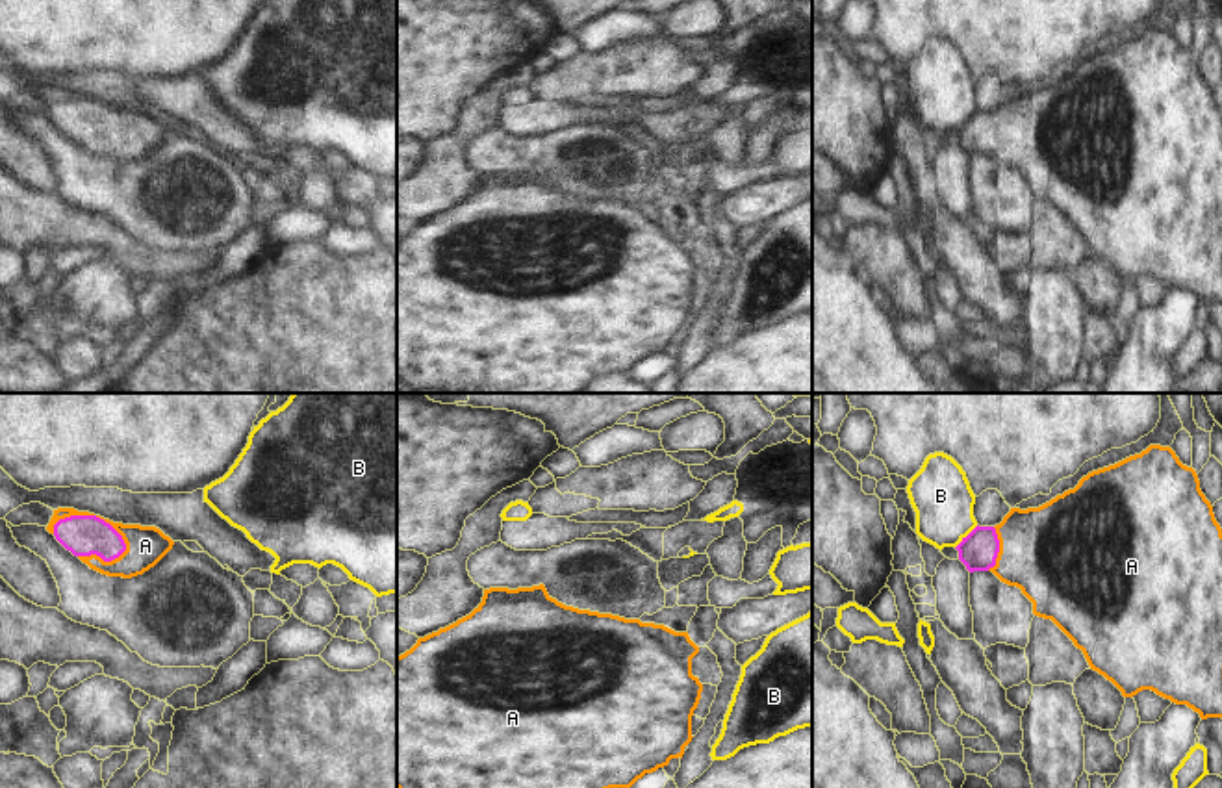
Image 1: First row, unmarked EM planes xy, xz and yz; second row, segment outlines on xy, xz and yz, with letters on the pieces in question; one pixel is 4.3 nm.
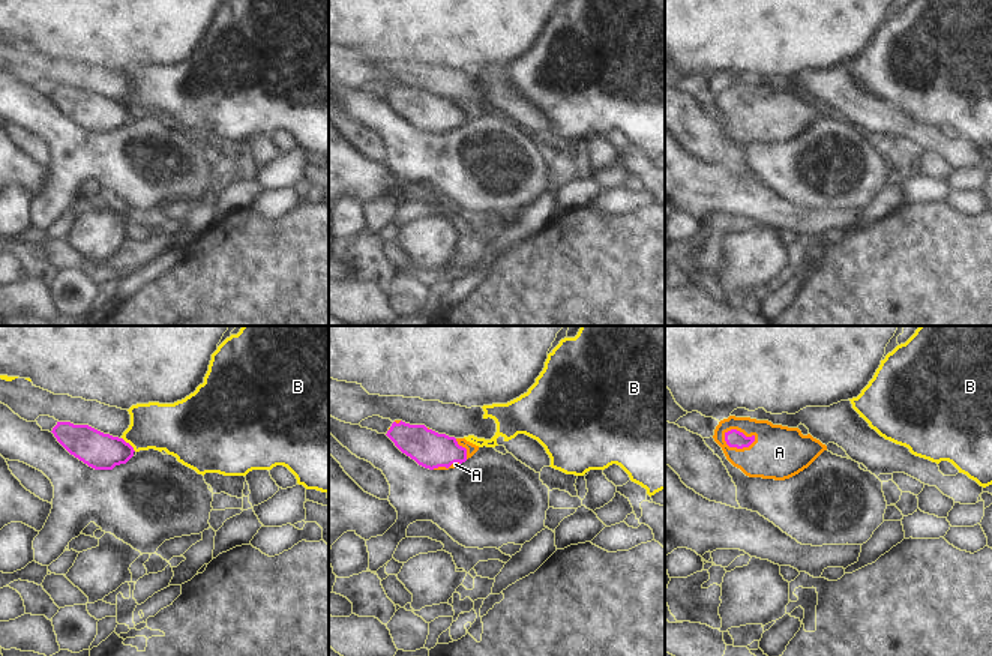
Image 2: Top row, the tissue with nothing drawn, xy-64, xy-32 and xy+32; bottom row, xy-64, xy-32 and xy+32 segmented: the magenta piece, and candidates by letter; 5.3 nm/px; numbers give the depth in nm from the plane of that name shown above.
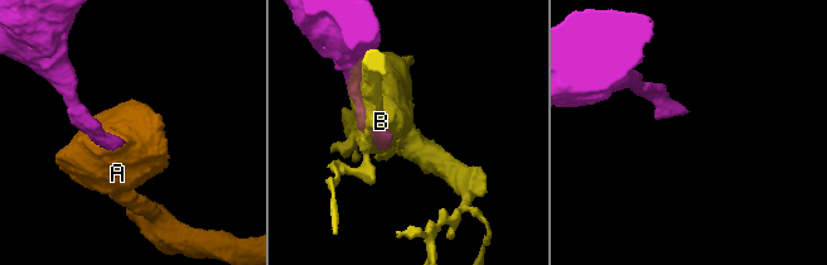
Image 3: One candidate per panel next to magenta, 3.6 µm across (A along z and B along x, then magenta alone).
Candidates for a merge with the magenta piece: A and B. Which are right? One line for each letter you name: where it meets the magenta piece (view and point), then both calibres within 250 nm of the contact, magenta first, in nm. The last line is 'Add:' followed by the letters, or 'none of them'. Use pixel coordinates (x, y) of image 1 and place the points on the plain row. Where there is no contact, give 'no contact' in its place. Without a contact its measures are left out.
A: meets magenta in xy at (93, 101); 180 nm thick on the magenta side, 160 nm on the other
Add: A

